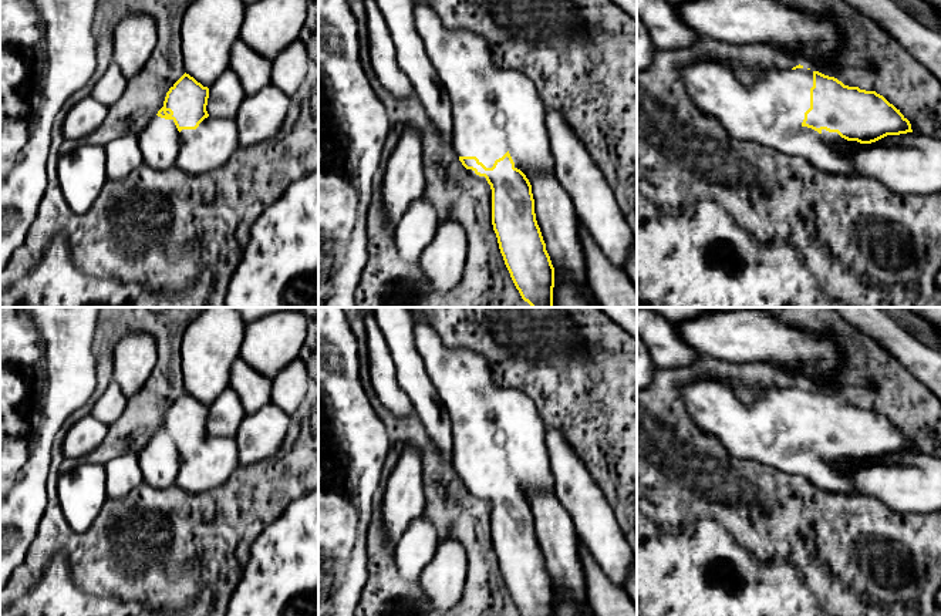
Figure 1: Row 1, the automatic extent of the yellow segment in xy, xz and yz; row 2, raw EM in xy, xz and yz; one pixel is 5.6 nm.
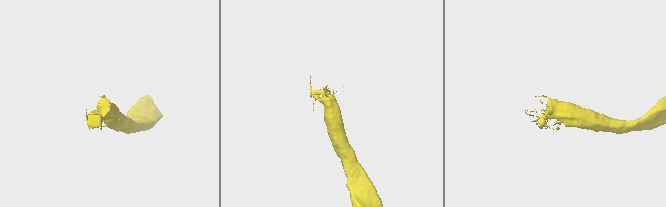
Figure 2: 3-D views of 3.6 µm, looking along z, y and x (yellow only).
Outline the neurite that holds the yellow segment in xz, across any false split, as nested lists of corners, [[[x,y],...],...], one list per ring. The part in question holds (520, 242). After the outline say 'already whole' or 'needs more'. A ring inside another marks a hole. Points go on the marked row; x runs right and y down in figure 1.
[[[424,1],[415,4],[415,26],[452,104],[452,145],[455,152],[473,178],[490,185],[492,225],[510,277],[522,299],[532,307],[553,307],[554,267],[536,221],[534,199],[529,182],[536,172],[554,171],[543,101],[529,77],[493,61],[486,38],[466,28],[448,30],[432,7]]] | needs more

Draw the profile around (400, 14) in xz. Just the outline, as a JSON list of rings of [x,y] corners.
[[[377,0],[397,48],[397,61],[411,80],[441,139],[452,141],[452,104],[415,26],[414,0]]]

